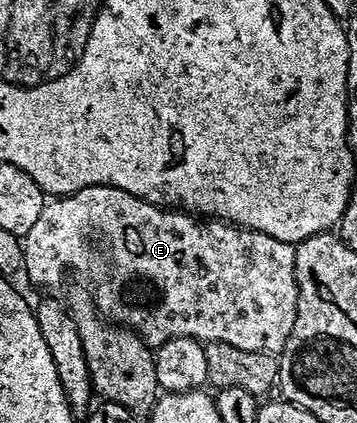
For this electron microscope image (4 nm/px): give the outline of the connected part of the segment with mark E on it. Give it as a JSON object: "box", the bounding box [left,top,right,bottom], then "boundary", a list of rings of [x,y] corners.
{"box":[22,187,298,356],"boundary":[[[87,187],[73,195],[63,197],[52,197],[45,202],[42,213],[38,213],[38,221],[30,228],[30,233],[22,236],[24,245],[23,270],[28,271],[32,279],[52,279],[64,271],[64,263],[68,267],[84,267],[92,263],[96,255],[92,252],[92,238],[97,235],[100,238],[100,247],[108,258],[108,264],[104,267],[104,280],[94,290],[96,310],[103,318],[117,324],[123,325],[136,332],[149,347],[155,349],[170,341],[174,337],[191,337],[199,339],[201,343],[225,343],[234,345],[234,349],[246,349],[254,353],[266,353],[267,355],[279,356],[284,350],[286,341],[294,329],[294,317],[298,313],[298,281],[294,269],[295,246],[286,241],[278,241],[278,237],[270,237],[261,231],[251,231],[249,227],[241,227],[223,221],[209,221],[204,217],[197,217],[191,213],[155,207],[154,204],[146,202],[145,199],[134,197],[117,187]]]}

